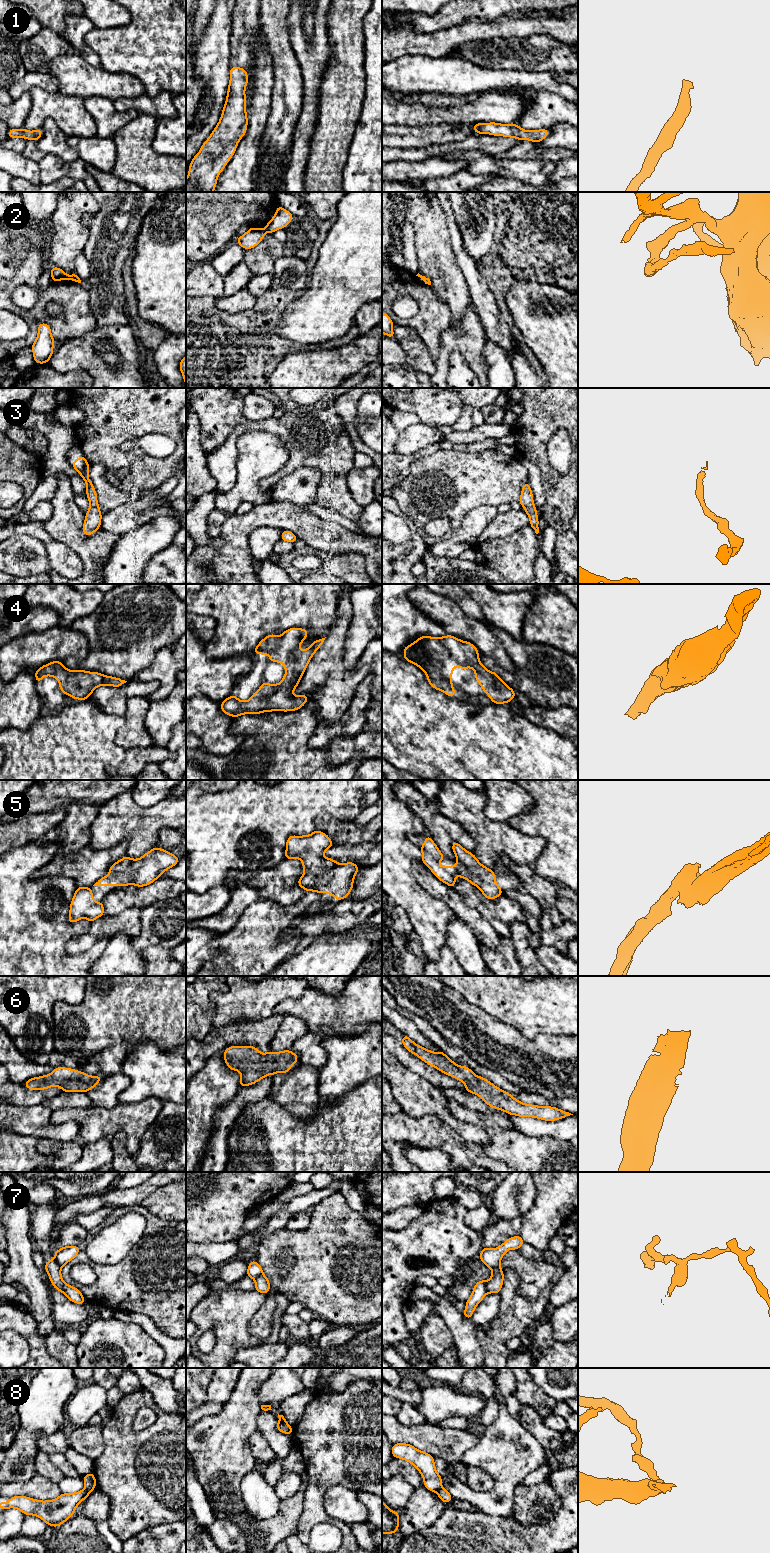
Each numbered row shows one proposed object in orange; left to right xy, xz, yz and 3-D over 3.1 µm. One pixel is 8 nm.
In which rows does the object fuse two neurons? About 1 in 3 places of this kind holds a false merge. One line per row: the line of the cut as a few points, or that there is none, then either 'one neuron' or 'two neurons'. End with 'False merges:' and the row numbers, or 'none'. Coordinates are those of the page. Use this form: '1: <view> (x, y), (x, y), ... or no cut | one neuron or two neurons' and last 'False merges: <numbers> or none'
1: no cut | one neuron
2: xz (263, 229), (265, 232) | two neurons
3: no cut | one neuron
4: no cut | one neuron
5: xz (338, 863), (318, 873), (304, 873) | two neurons
6: no cut | one neuron
7: yz (487, 1281), (486, 1292) | two neurons
8: xy (85, 1488), (91, 1490) | two neurons
False merges: 2, 5, 7, 8

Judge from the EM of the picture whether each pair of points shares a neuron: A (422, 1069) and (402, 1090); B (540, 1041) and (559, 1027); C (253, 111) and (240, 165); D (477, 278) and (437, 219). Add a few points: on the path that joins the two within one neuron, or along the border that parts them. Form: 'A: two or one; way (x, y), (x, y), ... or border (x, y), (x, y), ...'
A: two; border (398, 1060), (437, 1087)
B: two; border (567, 1035), (537, 1034), (531, 1039), (526, 1038)
C: one; way (253, 124), (253, 136), (247, 152)
D: two; border (446, 216), (450, 242), (457, 262)

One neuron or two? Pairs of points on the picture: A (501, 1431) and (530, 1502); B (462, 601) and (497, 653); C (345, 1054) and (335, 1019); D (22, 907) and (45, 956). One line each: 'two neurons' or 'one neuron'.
A: two neurons
B: two neurons
C: two neurons
D: one neuron

